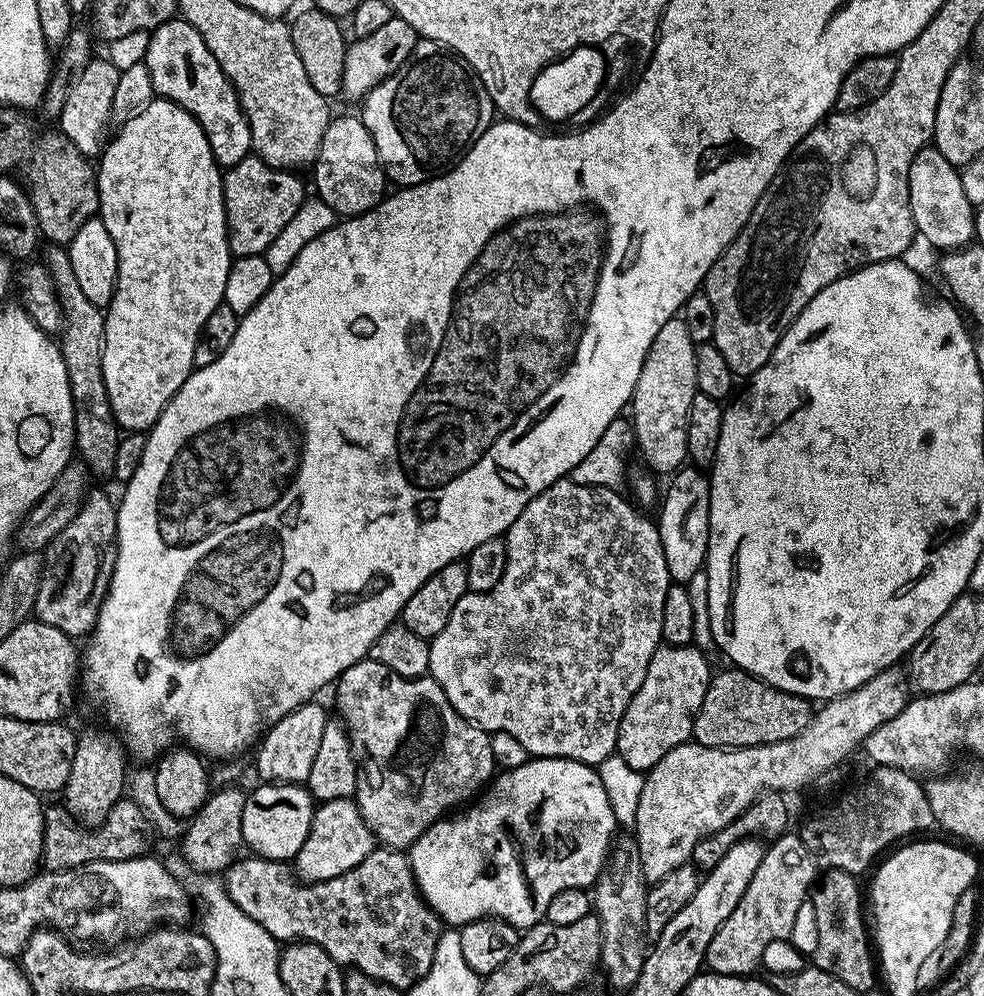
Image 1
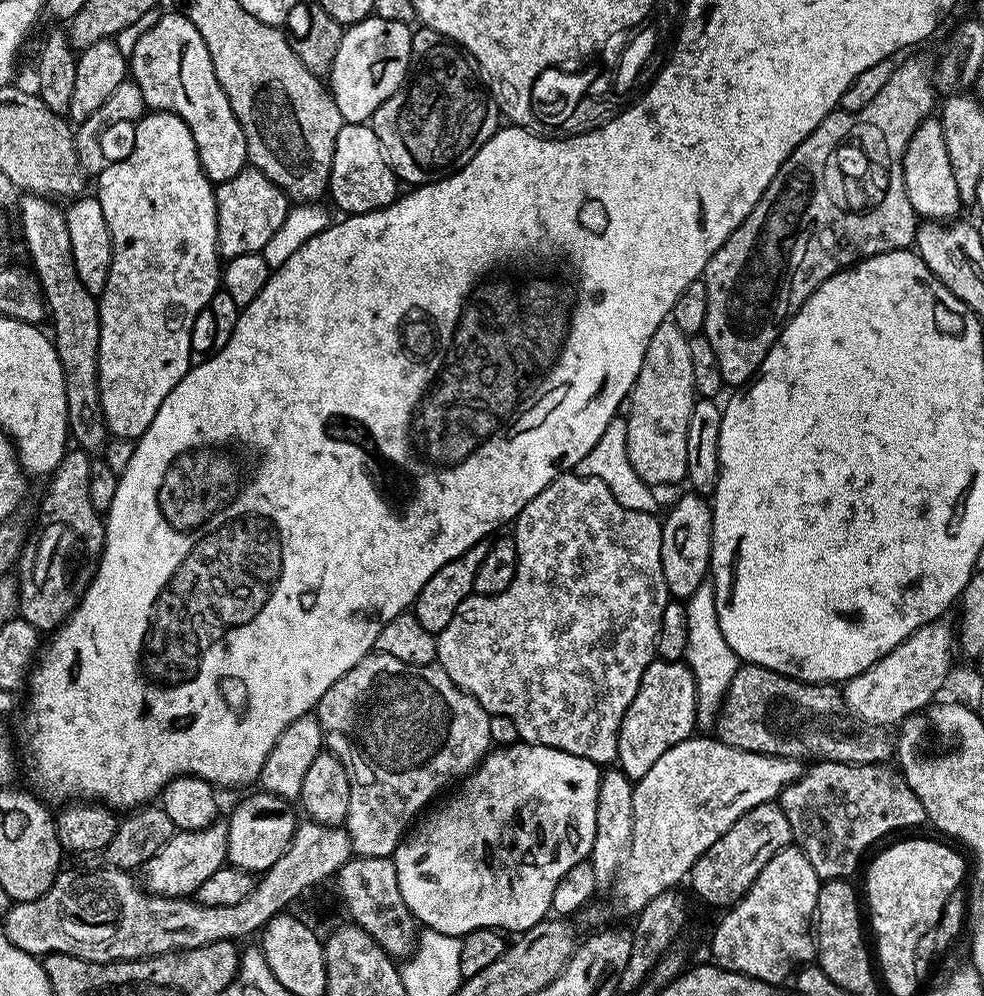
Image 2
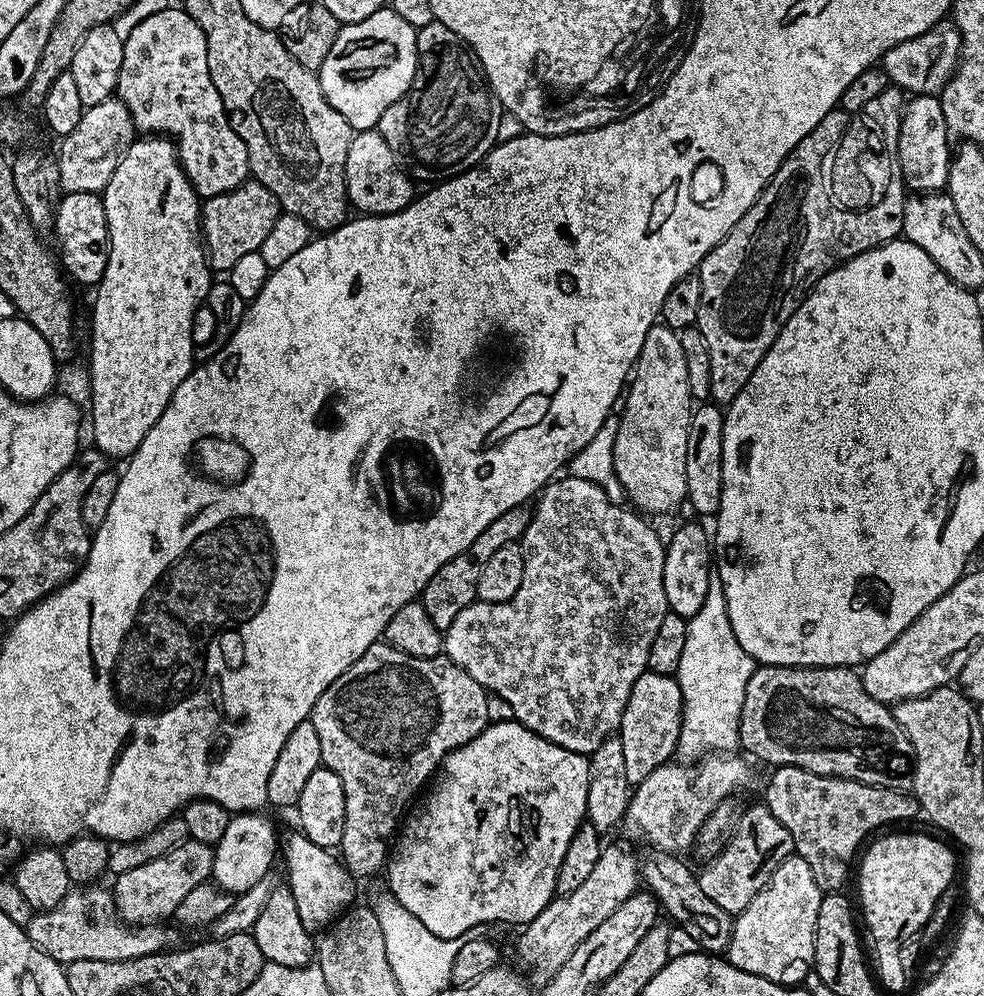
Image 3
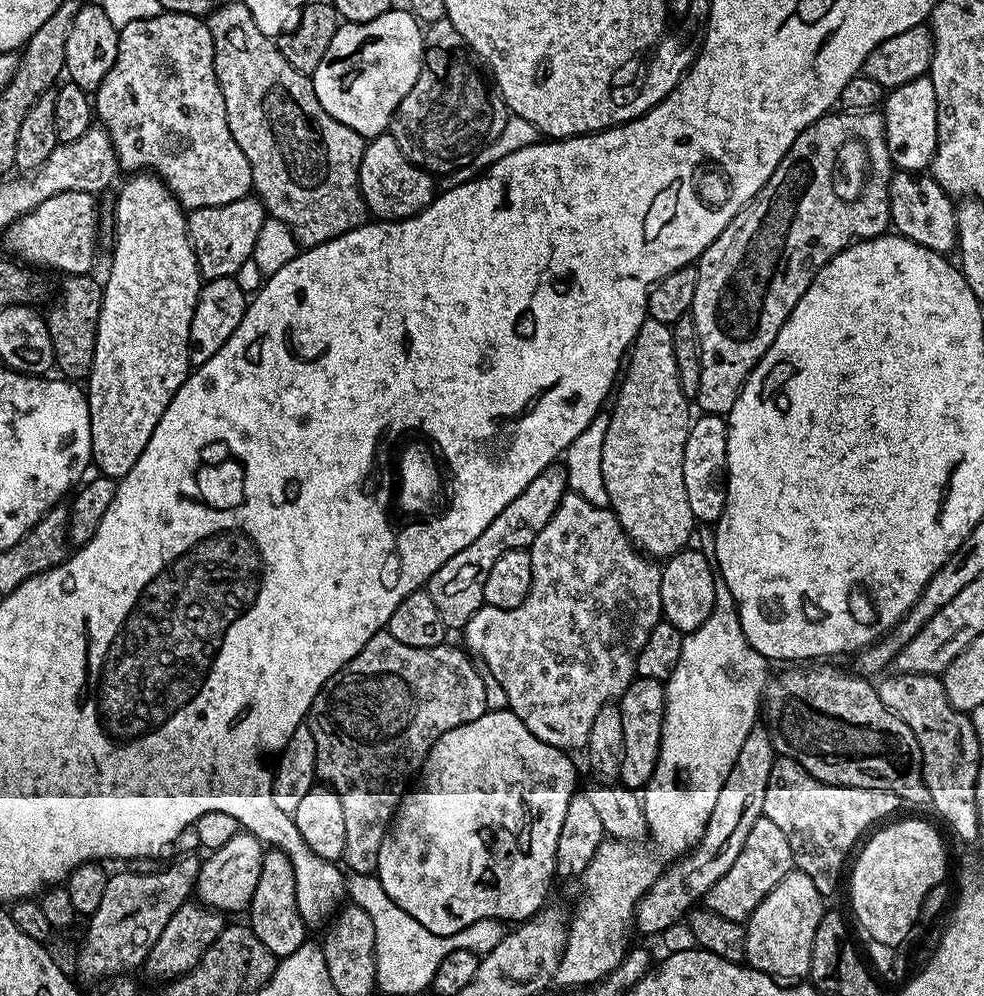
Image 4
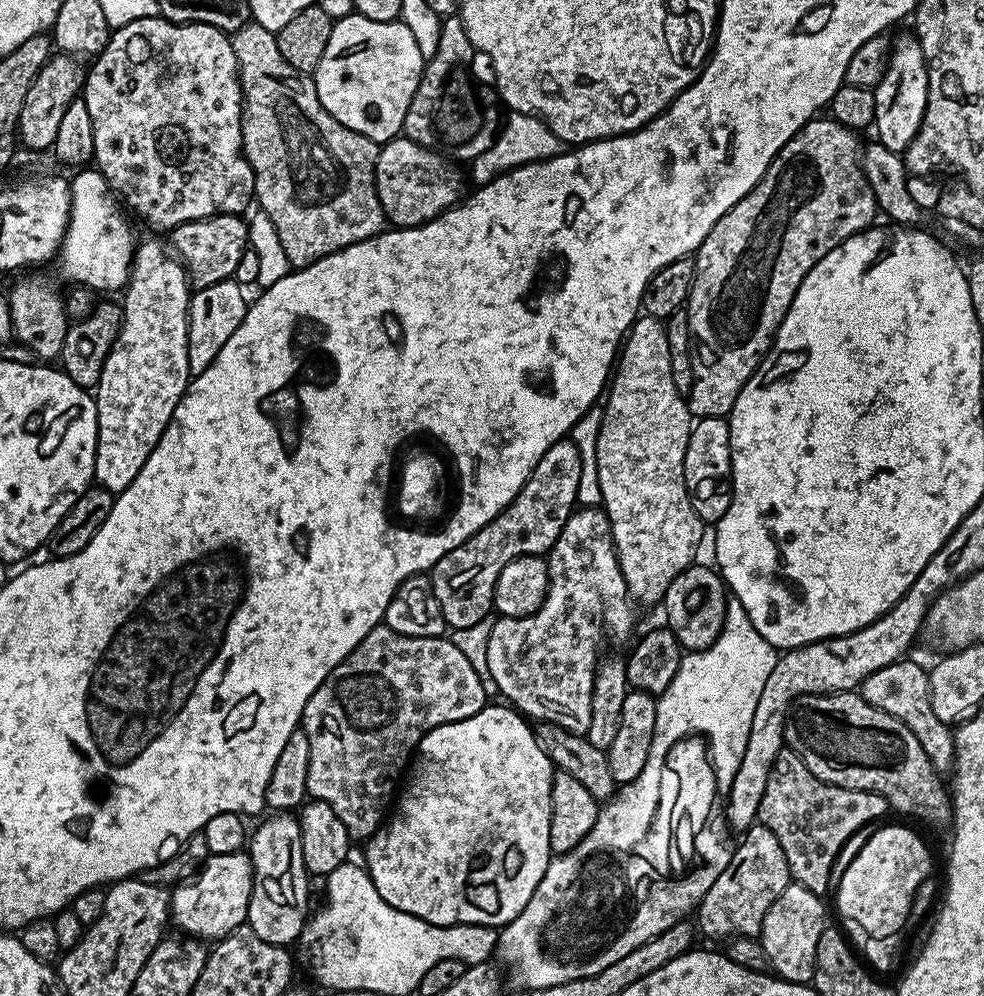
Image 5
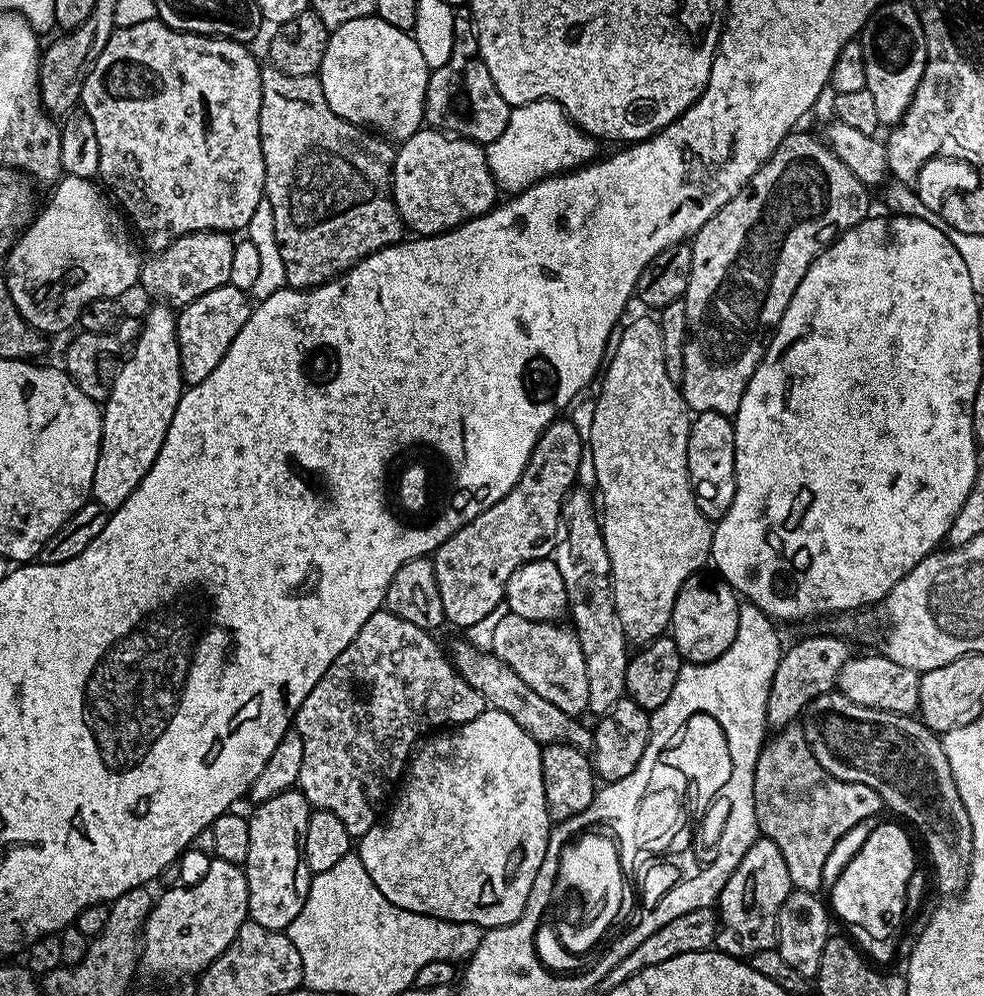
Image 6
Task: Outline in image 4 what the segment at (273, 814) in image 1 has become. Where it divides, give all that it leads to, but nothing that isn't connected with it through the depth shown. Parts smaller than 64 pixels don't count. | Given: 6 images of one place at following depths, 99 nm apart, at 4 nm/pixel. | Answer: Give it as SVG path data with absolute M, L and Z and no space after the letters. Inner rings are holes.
M242 830L226 846L209 851L201 863L200 873L194 889L199 903L205 908L216 909L217 912L230 914L240 912L251 905L254 890L258 886L258 874L262 874L266 848L261 837L251 831Z

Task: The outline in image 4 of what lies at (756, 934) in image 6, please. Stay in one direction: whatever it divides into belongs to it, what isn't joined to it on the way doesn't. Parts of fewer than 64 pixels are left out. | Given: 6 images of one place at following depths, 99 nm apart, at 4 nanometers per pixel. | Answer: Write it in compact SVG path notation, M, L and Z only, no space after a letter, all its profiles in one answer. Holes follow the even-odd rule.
M762 815L750 829L750 835L742 845L742 854L738 854L734 866L730 866L730 870L726 870L726 874L722 874L722 878L718 878L708 891L706 908L726 920L747 921L758 902L762 902L762 898L766 898L766 894L770 894L770 890L774 890L774 886L778 886L778 882L782 882L782 878L786 878L793 868L792 851L790 842L786 842L786 834L782 834L782 829L775 822L770 822L770 818Z

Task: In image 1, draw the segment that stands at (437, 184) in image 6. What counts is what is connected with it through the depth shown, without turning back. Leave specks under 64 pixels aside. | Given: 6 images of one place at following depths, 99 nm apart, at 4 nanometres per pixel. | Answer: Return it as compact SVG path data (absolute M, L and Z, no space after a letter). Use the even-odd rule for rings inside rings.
M359 115L340 116L329 119L326 134L322 134L320 152L316 155L315 195L326 206L336 211L337 217L360 216L375 208L386 195L386 177L380 163L380 156Z

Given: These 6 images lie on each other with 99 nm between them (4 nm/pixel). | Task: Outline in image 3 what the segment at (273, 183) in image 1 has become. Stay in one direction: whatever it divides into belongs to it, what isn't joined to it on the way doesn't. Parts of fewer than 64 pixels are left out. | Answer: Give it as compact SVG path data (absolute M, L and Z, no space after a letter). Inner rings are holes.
M247 179L234 190L207 197L200 210L200 232L208 267L213 273L226 274L246 254L260 251L266 234L282 215L280 203L254 179Z

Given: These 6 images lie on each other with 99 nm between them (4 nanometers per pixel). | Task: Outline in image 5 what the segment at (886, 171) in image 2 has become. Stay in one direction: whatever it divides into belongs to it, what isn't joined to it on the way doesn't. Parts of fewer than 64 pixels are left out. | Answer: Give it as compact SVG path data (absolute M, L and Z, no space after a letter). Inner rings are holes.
M813 118L809 120L806 126L802 126L802 130L798 130L798 134L794 134L794 138L790 142L786 142L786 146L782 146L782 150L770 162L766 174L756 183L754 190L750 190L750 194L743 196L730 211L722 214L722 218L718 218L718 222L712 227L710 234L706 234L706 238L694 253L696 277L692 283L686 305L688 325L692 331L692 343L694 345L692 350L694 382L691 390L686 394L686 399L688 411L692 413L693 417L727 417L728 413L732 411L734 402L738 402L738 394L742 394L742 386L746 386L746 382L754 374L754 370L764 359L764 353L772 349L772 339L776 337L782 318L786 318L786 310L790 310L790 302L794 302L794 294L798 294L798 286L802 286L802 278L806 278L806 274L810 274L812 267L826 253L834 250L834 246L838 246L846 238L850 238L866 228L873 227L875 220L872 219L878 216L874 190L870 190L870 182L864 173L862 143L860 144L859 138L856 137L859 135L853 129L839 124L837 120L831 118L820 119Z

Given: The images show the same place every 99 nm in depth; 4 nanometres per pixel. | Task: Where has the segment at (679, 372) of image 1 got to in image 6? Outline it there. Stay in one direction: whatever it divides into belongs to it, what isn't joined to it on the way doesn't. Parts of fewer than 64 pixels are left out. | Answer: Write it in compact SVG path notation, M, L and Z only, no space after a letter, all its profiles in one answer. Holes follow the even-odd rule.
M640 316L637 320L632 320L628 325L623 325L618 339L614 344L614 351L606 364L606 371L603 373L600 384L600 397L594 400L594 422L590 422L590 434L586 438L586 448L594 462L596 471L595 487L600 488L599 499L602 501L602 527L604 530L604 541L606 542L606 554L610 558L610 570L612 571L612 597L614 606L618 614L618 622L622 626L624 635L628 637L633 645L643 646L654 638L665 635L669 631L672 623L672 611L678 598L678 590L691 576L697 575L700 568L705 563L709 563L712 555L712 529L713 521L708 520L698 510L696 499L692 493L692 483L688 477L688 430L690 427L690 409L688 403L684 401L684 393L674 383L670 382L670 377L666 374L666 362L662 354L662 330L655 319L648 316Z

